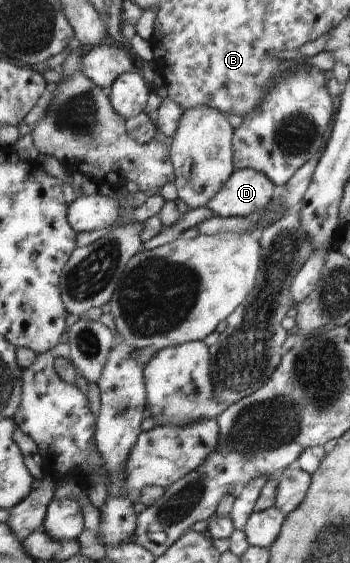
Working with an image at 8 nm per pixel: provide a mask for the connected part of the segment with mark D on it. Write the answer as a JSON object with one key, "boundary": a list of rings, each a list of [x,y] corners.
{"boundary":[[[252,169],[234,170],[226,184],[205,205],[221,217],[250,217],[268,208],[276,191],[265,174]]]}

